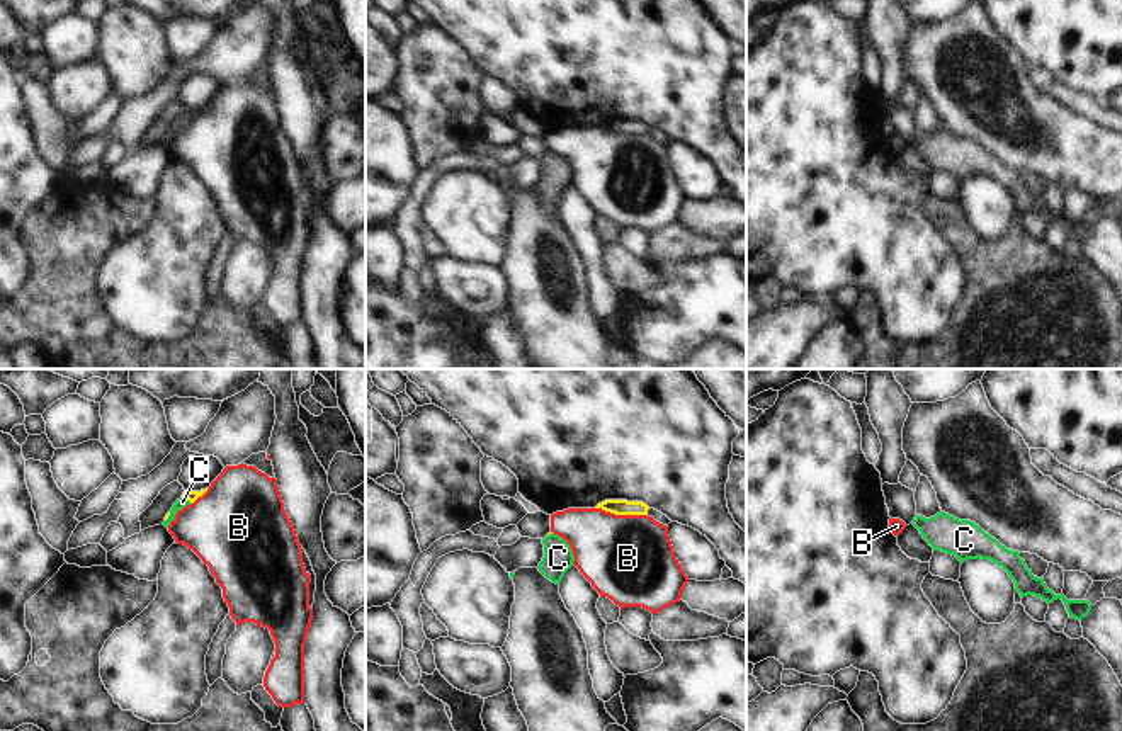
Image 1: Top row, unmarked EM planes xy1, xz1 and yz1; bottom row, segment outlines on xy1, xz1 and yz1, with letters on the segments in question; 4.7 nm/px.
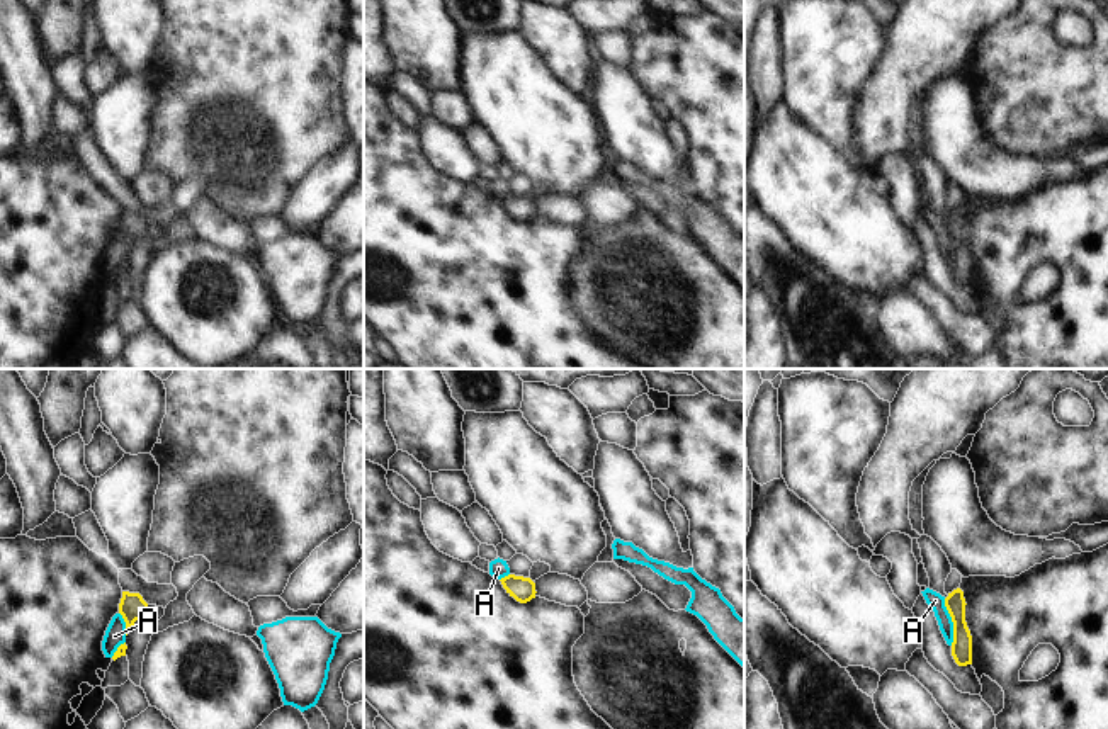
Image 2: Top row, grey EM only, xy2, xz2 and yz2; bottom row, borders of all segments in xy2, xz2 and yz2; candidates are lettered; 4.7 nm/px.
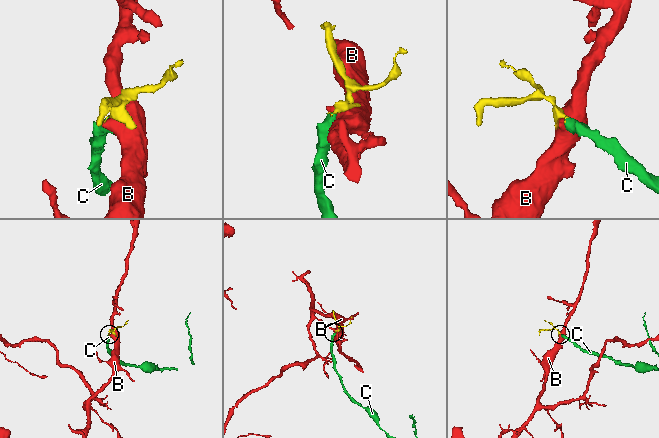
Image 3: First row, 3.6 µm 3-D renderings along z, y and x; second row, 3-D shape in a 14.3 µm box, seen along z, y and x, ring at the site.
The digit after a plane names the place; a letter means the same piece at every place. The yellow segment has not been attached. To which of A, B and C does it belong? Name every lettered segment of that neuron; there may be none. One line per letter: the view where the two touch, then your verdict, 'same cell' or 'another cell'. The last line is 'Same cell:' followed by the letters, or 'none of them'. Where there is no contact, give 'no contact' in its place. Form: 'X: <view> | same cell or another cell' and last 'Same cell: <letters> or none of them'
A: yz2 | another cell
B: xz1 | another cell
C: xy1 | same cell
Same cell: C

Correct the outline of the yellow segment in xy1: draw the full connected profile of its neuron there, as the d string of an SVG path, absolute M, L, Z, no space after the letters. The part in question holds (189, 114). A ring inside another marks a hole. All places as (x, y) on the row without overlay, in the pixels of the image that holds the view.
M206 109L201 110L184 110L182 117L177 119L172 126L172 129L167 133L163 144L168 148L170 141L175 139L175 134L178 129L182 129L184 126L194 122L199 116L202 116Z

